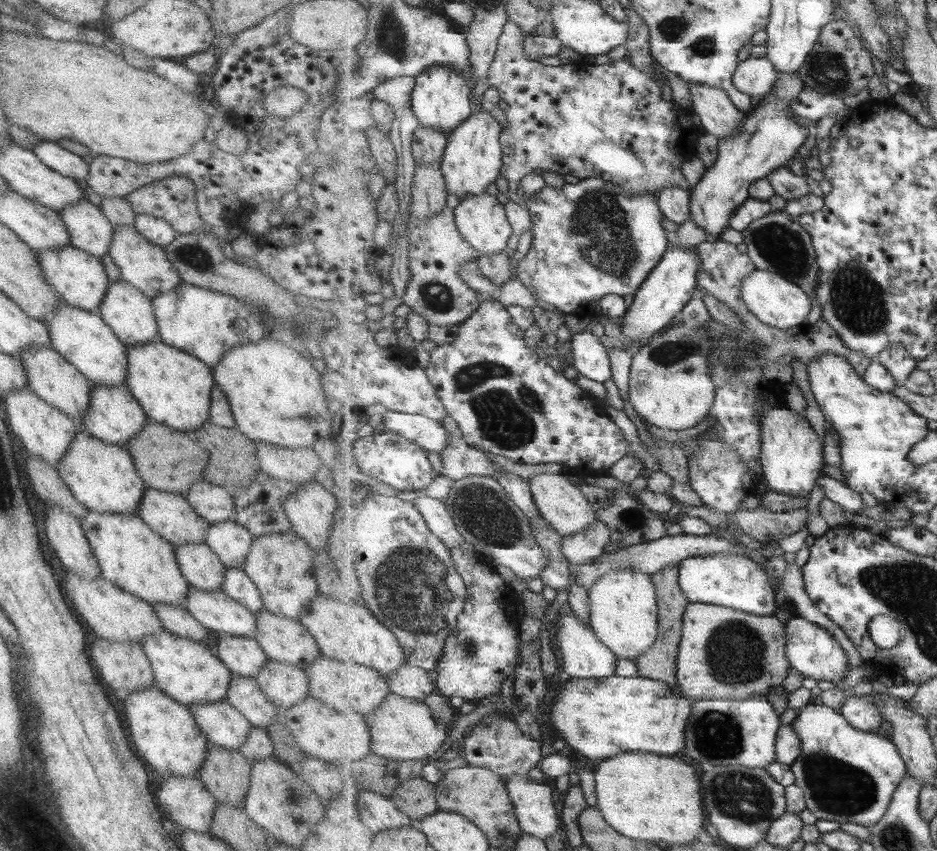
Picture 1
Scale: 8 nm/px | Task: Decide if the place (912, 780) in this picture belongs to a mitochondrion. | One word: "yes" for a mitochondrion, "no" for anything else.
no

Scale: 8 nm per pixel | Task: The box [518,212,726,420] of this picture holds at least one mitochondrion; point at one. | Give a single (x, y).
(684, 345)

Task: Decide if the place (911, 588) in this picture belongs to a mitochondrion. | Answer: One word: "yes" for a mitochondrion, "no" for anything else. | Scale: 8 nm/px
yes

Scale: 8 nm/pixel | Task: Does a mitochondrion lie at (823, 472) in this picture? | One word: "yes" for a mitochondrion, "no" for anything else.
no

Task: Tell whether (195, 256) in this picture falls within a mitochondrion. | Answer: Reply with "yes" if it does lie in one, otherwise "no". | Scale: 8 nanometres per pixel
yes

